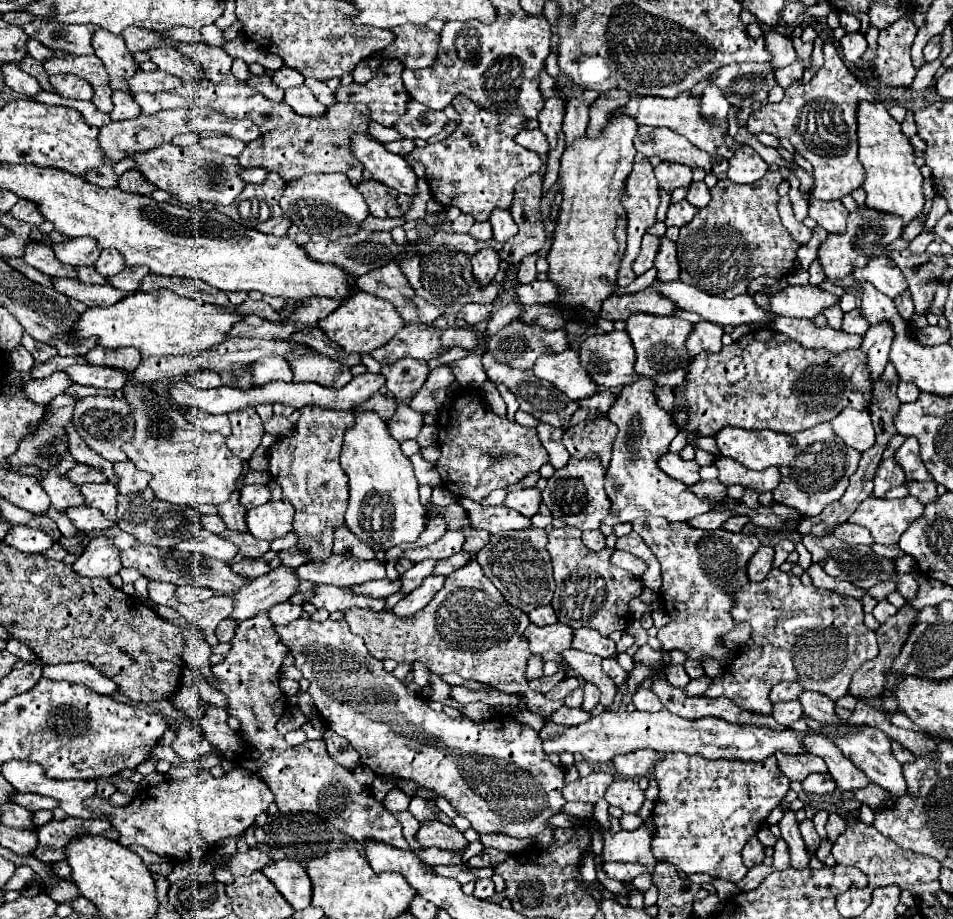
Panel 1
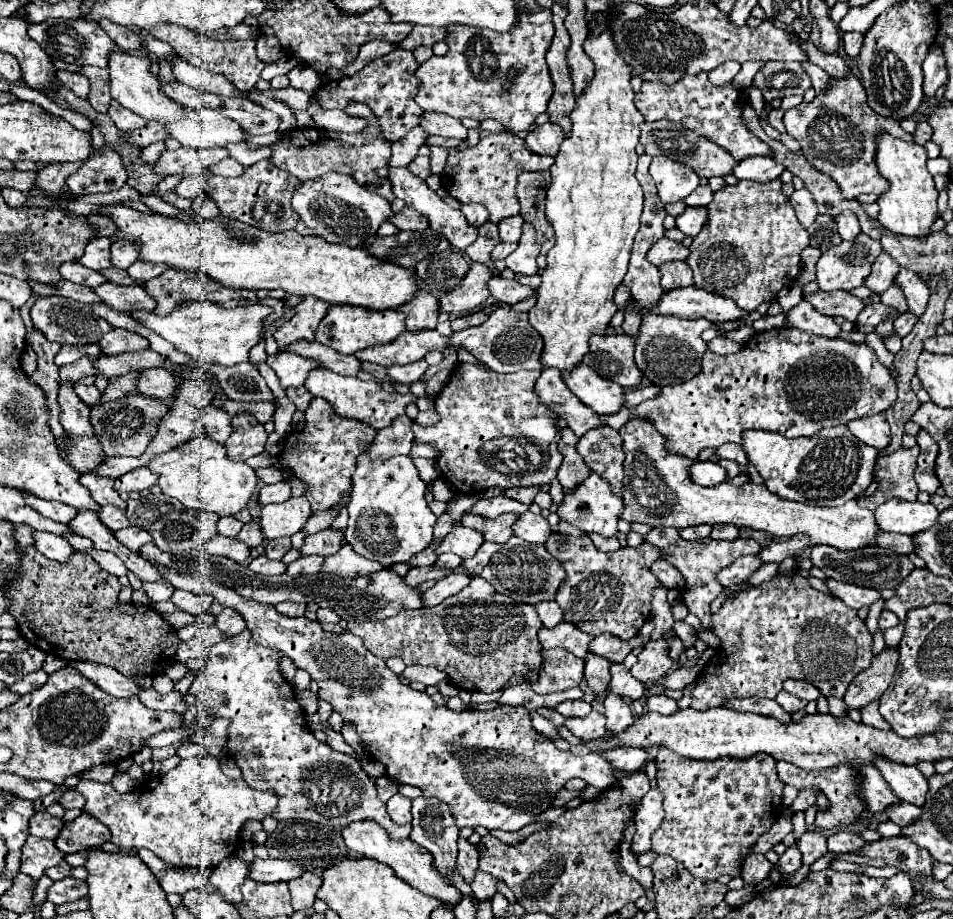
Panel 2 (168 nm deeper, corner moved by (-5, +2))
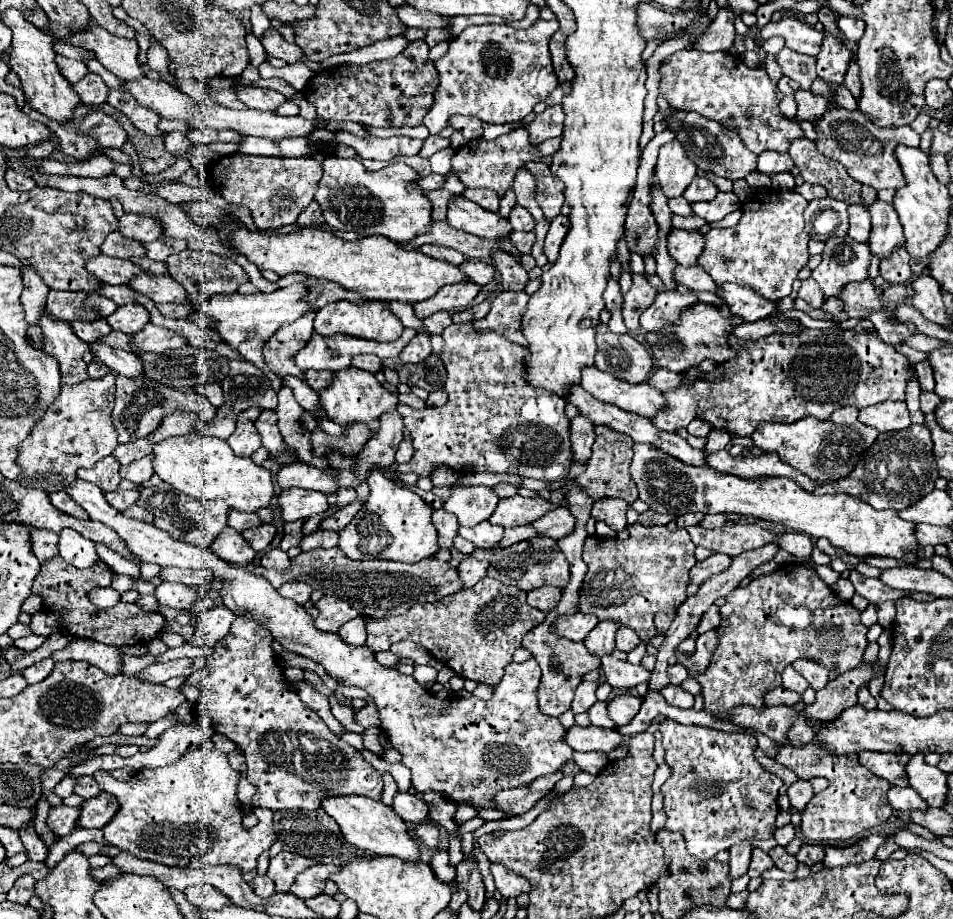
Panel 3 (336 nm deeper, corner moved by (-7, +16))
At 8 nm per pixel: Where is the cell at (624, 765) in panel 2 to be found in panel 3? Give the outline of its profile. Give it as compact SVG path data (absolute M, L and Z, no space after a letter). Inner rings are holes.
M572 726L568 730L566 742L570 744L570 748L578 750L578 752L606 752L610 754L612 750L616 750L618 746L624 744L624 736L614 728L614 730L606 730L606 728L598 728L598 726L588 726L588 728L580 728L580 726Z

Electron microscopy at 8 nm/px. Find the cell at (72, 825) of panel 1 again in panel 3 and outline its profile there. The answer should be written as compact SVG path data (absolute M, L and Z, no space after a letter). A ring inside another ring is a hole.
M100 792L96 798L84 800L80 808L80 818L76 824L80 828L102 828L106 822L112 820L116 810L118 810L116 798L106 792Z

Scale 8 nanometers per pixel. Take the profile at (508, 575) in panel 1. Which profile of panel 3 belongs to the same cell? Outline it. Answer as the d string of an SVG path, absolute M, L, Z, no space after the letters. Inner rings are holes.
M538 536L538 538L530 538L530 540L522 540L514 546L508 548L496 548L496 550L474 550L472 554L464 554L464 558L478 558L478 560L486 560L490 562L488 566L488 576L508 584L508 586L518 586L526 592L540 588L540 586L558 586L564 588L570 580L570 568L568 568L568 560L562 556L562 552L556 546L556 540Z

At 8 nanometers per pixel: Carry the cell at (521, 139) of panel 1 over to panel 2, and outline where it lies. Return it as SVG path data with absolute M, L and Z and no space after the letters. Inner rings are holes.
M548 122L548 124L536 126L536 128L528 134L526 146L528 146L528 150L532 150L534 154L540 154L540 156L556 156L562 140L564 140L564 130L562 130L562 126L556 126L556 124L552 124L552 122Z

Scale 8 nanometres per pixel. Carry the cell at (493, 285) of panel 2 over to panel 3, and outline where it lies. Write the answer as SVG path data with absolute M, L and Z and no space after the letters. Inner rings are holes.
M466 260L460 264L460 270L480 286L488 284L496 276L496 268L488 262L480 262L480 260Z

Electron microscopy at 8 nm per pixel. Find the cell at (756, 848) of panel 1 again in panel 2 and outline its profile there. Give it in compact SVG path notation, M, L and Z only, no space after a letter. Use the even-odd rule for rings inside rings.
M750 854L746 860L744 860L744 866L742 866L742 878L748 886L756 886L760 884L762 880L766 880L772 872L772 864L762 856L762 854Z

